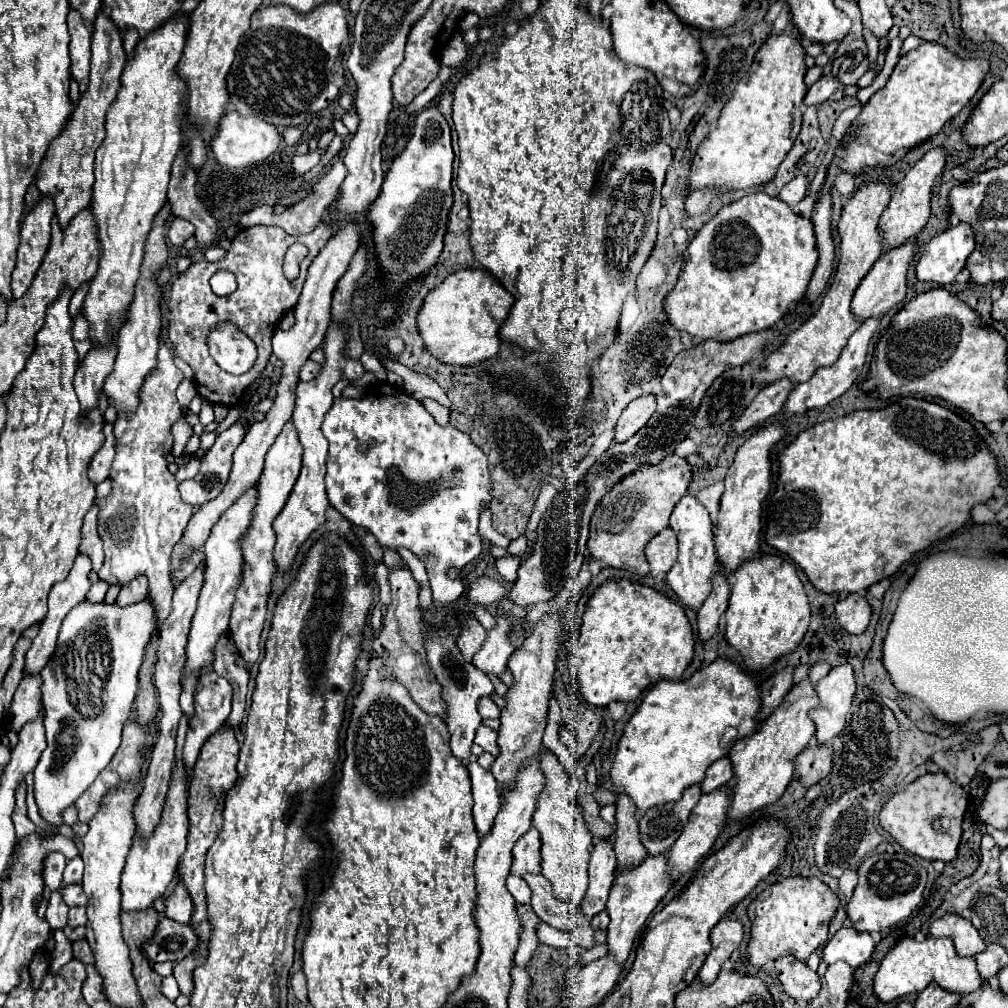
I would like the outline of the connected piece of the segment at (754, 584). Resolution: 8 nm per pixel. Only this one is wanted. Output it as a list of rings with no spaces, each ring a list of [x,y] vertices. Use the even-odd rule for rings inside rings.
[[[758,555],[734,573],[726,611],[726,641],[742,655],[748,671],[762,671],[782,655],[792,653],[810,625],[810,605],[796,567],[776,555]]]

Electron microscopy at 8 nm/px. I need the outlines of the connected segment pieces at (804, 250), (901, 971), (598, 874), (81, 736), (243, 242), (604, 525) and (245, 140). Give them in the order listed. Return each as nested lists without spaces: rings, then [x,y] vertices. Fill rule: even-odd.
[[[766,193],[746,195],[718,211],[692,239],[684,251],[682,271],[678,275],[676,287],[664,299],[664,311],[672,327],[686,331],[696,341],[724,341],[742,337],[746,333],[756,333],[774,327],[786,313],[788,307],[798,303],[808,289],[812,271],[816,269],[818,251],[814,225],[798,217],[790,205],[782,203],[778,197]]]
[[[904,937],[882,959],[880,969],[874,977],[874,993],[882,1003],[888,1003],[908,993],[920,993],[924,987],[928,987],[930,981],[936,981],[942,989],[960,995],[972,993],[984,983],[984,979],[976,969],[974,957],[958,957],[952,939],[926,937],[924,941],[918,943],[912,937]]]
[[[602,841],[592,847],[590,863],[588,863],[588,891],[584,895],[584,903],[580,907],[582,915],[592,919],[606,907],[606,899],[614,881],[616,873],[616,859],[610,841]]]
[[[146,597],[140,603],[130,607],[106,605],[106,603],[78,603],[68,617],[64,619],[58,635],[56,653],[42,669],[42,705],[44,705],[44,725],[46,725],[46,739],[48,747],[44,749],[36,769],[34,769],[34,797],[38,805],[40,817],[50,823],[52,827],[62,827],[64,819],[62,813],[74,805],[74,801],[94,783],[100,771],[110,763],[114,753],[120,747],[122,727],[130,721],[134,711],[134,697],[138,691],[138,669],[142,665],[144,647],[154,629],[154,607]],[[102,657],[110,657],[110,669],[102,667]],[[96,675],[102,681],[102,687],[88,689],[88,677]],[[80,711],[96,711],[96,717],[82,717]]]
[[[326,223],[318,225],[310,235],[298,235],[298,237],[288,235],[284,229],[266,227],[266,225],[240,229],[240,233],[230,241],[230,247],[226,249],[224,259],[214,263],[206,259],[200,263],[192,263],[192,267],[186,273],[178,275],[172,281],[170,295],[168,295],[168,339],[174,345],[174,355],[192,367],[196,391],[200,397],[204,397],[212,405],[218,403],[226,407],[234,407],[242,401],[246,389],[256,381],[258,373],[264,371],[264,367],[268,365],[268,357],[272,353],[270,339],[274,329],[278,327],[278,319],[296,305],[308,275],[308,265],[320,253],[320,249],[328,243],[332,233],[334,229]],[[292,243],[304,243],[310,249],[308,257],[302,261],[300,275],[296,281],[288,281],[286,277],[282,277],[284,253]],[[220,269],[230,271],[238,277],[238,289],[226,297],[214,295],[214,291],[210,289],[210,277]],[[220,321],[234,323],[240,331],[246,331],[246,335],[252,337],[252,341],[256,343],[256,349],[258,349],[256,363],[244,375],[224,373],[216,365],[216,361],[210,357],[210,351],[208,351],[210,327]]]
[[[668,455],[658,465],[640,467],[632,475],[624,477],[618,485],[602,497],[590,521],[588,557],[602,561],[604,567],[622,569],[634,575],[648,575],[650,567],[644,557],[646,543],[668,527],[674,505],[686,495],[692,481],[692,467],[678,455]]]
[[[228,111],[226,115],[222,115],[218,123],[218,131],[210,141],[210,149],[214,159],[224,167],[248,167],[276,153],[280,147],[280,141],[282,137],[272,123],[256,117],[242,117],[236,111]]]

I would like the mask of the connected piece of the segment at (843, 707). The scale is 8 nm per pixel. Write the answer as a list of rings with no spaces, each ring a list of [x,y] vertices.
[[[852,665],[834,667],[824,679],[818,681],[818,707],[810,711],[810,717],[816,725],[818,745],[830,743],[844,727],[846,715],[852,707],[852,697],[856,693],[856,681]]]

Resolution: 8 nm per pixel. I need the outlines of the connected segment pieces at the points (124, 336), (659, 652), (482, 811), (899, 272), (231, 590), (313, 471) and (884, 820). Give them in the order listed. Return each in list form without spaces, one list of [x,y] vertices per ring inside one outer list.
[[[166,201],[164,209],[156,215],[152,223],[152,231],[148,233],[148,247],[144,255],[144,267],[140,269],[140,283],[136,285],[136,295],[132,299],[132,307],[128,307],[128,323],[124,323],[124,331],[118,335],[118,355],[114,363],[114,371],[108,375],[104,383],[104,391],[108,393],[110,403],[116,405],[116,411],[132,411],[138,405],[138,389],[144,381],[144,375],[156,367],[156,353],[160,345],[160,291],[156,291],[156,283],[152,283],[152,275],[156,275],[156,267],[164,267],[168,259],[168,241],[166,241],[166,219],[170,217],[170,201]]]
[[[628,579],[606,581],[602,587],[594,591],[588,599],[586,609],[582,613],[582,625],[576,635],[576,643],[568,645],[568,669],[574,675],[574,681],[584,695],[584,699],[594,707],[606,707],[610,701],[634,701],[642,695],[640,671],[646,671],[648,679],[680,679],[688,663],[694,655],[694,639],[688,617],[680,603],[668,599],[666,595],[644,587],[640,583],[632,583]]]
[[[476,761],[466,765],[470,771],[470,779],[472,779],[472,795],[474,795],[474,823],[476,823],[476,833],[480,839],[484,839],[488,835],[488,831],[492,829],[494,817],[500,811],[500,793],[496,787],[496,781],[492,777],[490,771],[482,769]]]
[[[910,241],[910,243],[904,243],[896,249],[892,249],[886,255],[882,255],[874,263],[872,271],[862,279],[862,283],[858,285],[854,299],[852,299],[852,315],[860,323],[870,319],[870,317],[880,317],[880,315],[888,313],[894,305],[898,305],[904,299],[904,295],[906,295],[906,271],[908,271],[908,265],[912,261],[912,255],[914,255],[914,245]]]
[[[252,485],[220,519],[216,521],[216,527],[212,527],[212,533],[208,537],[208,543],[204,545],[206,553],[206,567],[204,567],[204,587],[200,591],[198,599],[198,609],[192,619],[190,635],[188,635],[188,661],[184,665],[184,677],[182,677],[182,697],[180,705],[182,711],[192,717],[194,713],[194,693],[196,693],[196,683],[200,679],[200,667],[214,663],[212,651],[218,641],[218,637],[228,629],[228,619],[232,611],[232,603],[236,601],[236,587],[240,585],[240,571],[242,571],[242,553],[240,553],[240,539],[244,537],[244,531],[248,531],[250,521],[252,521],[252,511],[256,507],[256,485]]]
[[[336,321],[330,323],[330,329],[326,333],[324,339],[324,353],[326,353],[326,363],[322,365],[322,373],[312,379],[312,381],[298,383],[296,387],[296,407],[294,407],[294,415],[292,421],[298,429],[298,437],[300,443],[304,447],[304,461],[302,461],[302,471],[300,477],[292,489],[292,495],[288,497],[288,503],[284,507],[284,511],[280,511],[280,515],[274,519],[274,533],[276,533],[276,547],[274,547],[274,563],[276,563],[276,575],[284,575],[290,571],[296,553],[300,549],[300,545],[326,521],[326,509],[328,509],[328,497],[326,497],[326,489],[324,489],[324,475],[326,475],[326,457],[328,457],[328,441],[322,435],[322,421],[324,415],[330,411],[332,407],[332,387],[338,379],[342,379],[344,375],[354,381],[360,379],[364,375],[364,367],[358,361],[352,361],[344,355],[344,347],[346,347],[346,335],[342,329],[338,329]]]
[[[942,771],[926,773],[912,781],[904,791],[892,795],[878,815],[880,827],[890,833],[896,843],[912,855],[918,855],[928,861],[952,861],[962,837],[962,821],[968,805],[968,795],[964,789],[948,779]]]

